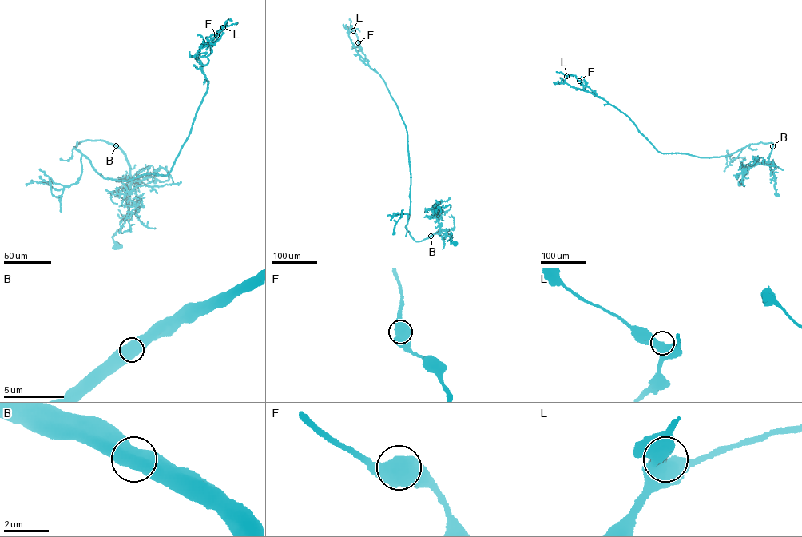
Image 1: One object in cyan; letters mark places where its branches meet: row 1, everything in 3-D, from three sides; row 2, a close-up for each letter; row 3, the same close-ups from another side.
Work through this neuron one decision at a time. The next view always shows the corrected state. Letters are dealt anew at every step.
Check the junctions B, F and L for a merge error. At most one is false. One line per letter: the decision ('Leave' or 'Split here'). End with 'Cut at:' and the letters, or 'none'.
B: Leave
F: Leave
L: Leave
Cut at: none

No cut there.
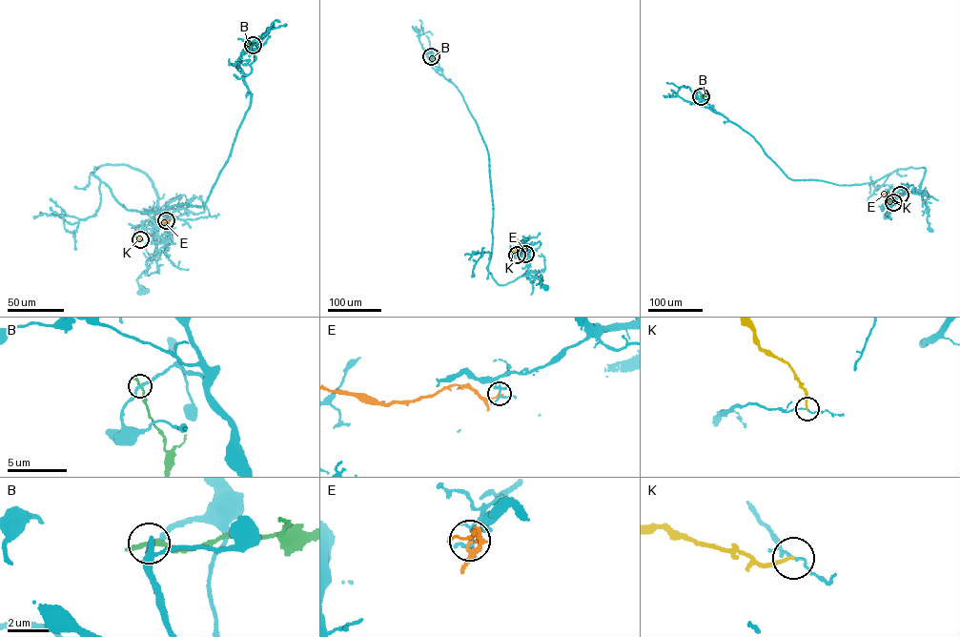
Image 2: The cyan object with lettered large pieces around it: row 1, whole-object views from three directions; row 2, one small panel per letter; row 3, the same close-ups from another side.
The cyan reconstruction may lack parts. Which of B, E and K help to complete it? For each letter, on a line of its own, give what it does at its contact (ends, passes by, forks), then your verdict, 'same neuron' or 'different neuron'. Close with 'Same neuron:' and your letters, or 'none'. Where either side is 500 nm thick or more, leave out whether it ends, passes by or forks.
B: it ends; different neuron
E: it ends; different neuron
K: it ends; different neuron
Same neuron: none

